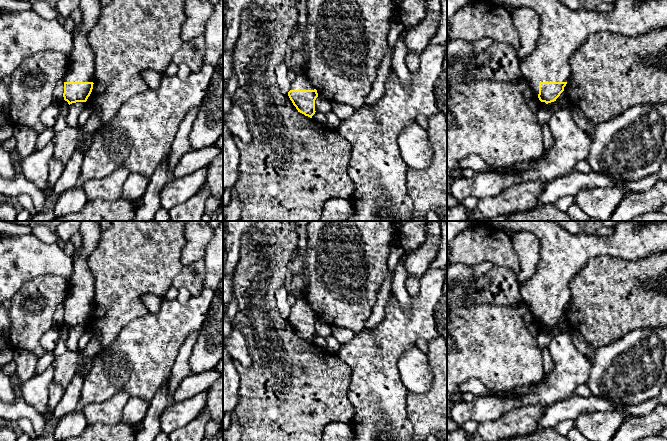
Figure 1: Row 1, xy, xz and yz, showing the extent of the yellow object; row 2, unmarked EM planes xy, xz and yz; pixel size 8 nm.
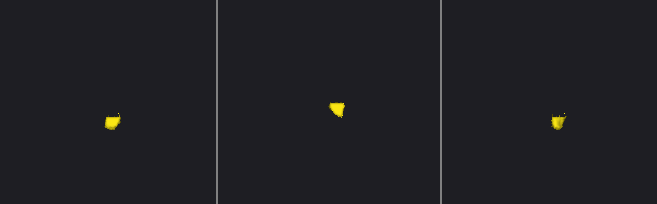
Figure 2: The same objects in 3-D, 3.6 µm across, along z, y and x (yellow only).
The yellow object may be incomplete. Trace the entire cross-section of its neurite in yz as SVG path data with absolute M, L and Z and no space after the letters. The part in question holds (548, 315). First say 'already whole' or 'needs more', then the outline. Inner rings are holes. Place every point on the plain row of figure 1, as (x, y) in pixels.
needs more; M485 221L496 228L513 232L528 231L540 241L542 258L535 274L520 285L522 300L530 307L541 326L556 325L564 315L571 292L569 282L591 258L609 255L634 261L667 251L667 221L622 221L613 228L614 233L600 237L589 232L570 234L555 221Z

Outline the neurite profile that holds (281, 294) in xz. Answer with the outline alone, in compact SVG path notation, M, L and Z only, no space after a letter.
M284 286L278 288L275 292L276 303L280 315L284 318L288 318L292 306L288 302L288 296L290 292Z

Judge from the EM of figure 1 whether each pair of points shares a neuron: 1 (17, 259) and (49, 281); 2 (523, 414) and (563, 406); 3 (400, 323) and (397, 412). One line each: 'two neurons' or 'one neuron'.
1: two neurons
2: two neurons
3: one neuron

